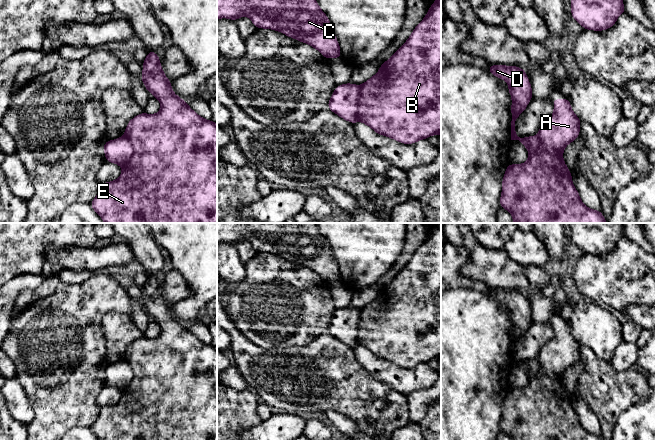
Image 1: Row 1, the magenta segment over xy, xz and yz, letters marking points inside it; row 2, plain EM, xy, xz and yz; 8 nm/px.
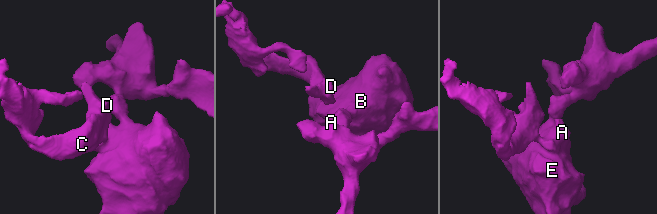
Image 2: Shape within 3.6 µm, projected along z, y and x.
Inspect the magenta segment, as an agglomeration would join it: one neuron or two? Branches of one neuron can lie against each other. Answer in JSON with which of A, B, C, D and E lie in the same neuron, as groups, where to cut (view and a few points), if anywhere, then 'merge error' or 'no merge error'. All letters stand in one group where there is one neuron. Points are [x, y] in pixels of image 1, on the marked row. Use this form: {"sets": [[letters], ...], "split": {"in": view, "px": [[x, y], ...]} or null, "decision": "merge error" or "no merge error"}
{"sets": [["A", "B", "E"], ["C", "D"]], "split": {"in": "xz", "px": [[360, 86], [356, 120]]}, "decision": "merge error"}

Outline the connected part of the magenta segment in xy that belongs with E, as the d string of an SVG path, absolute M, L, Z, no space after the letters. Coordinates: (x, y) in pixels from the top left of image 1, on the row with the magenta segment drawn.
M148 51L143 64L141 79L146 89L161 103L161 110L153 115L145 112L132 118L125 129L124 136L129 139L133 146L133 155L129 161L122 166L122 173L115 181L105 182L95 199L90 202L93 210L105 223L217 223L217 124L212 120L206 120L193 111L187 102L178 97L171 88L171 81L165 76L160 64L160 58L154 51Z

